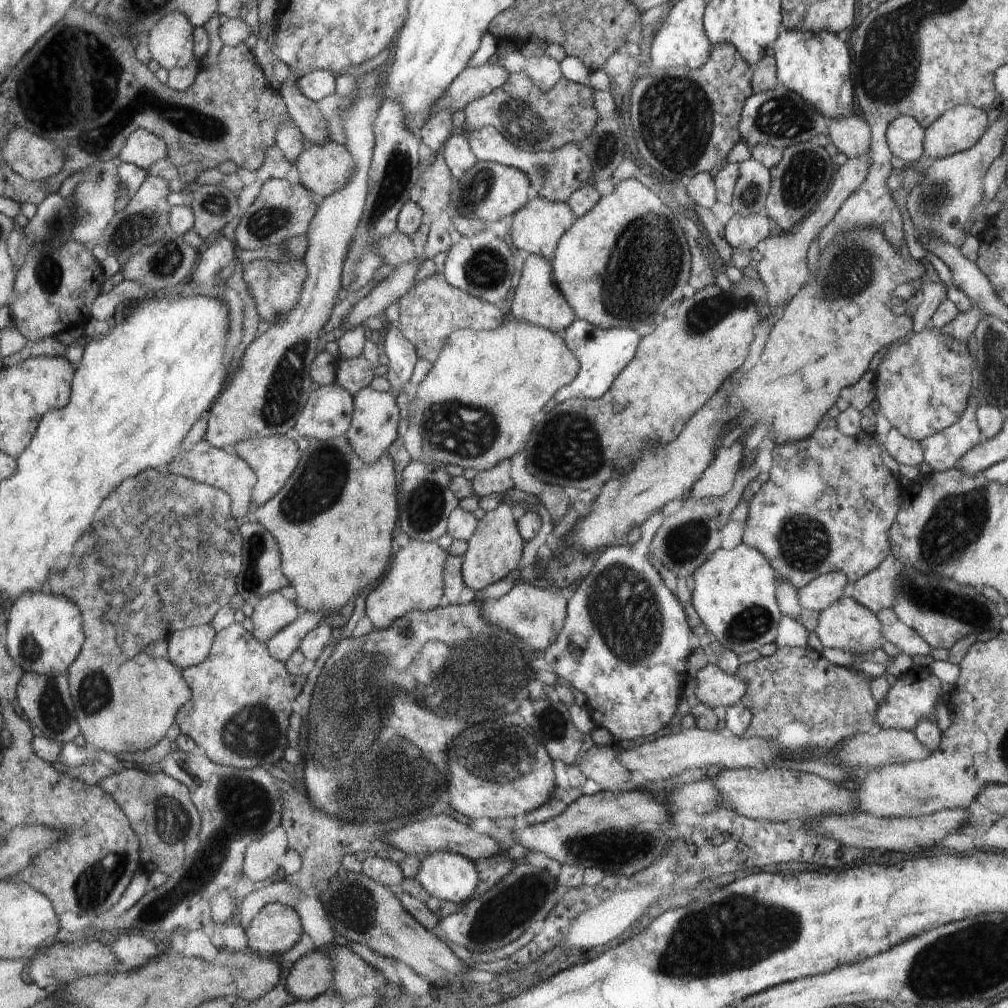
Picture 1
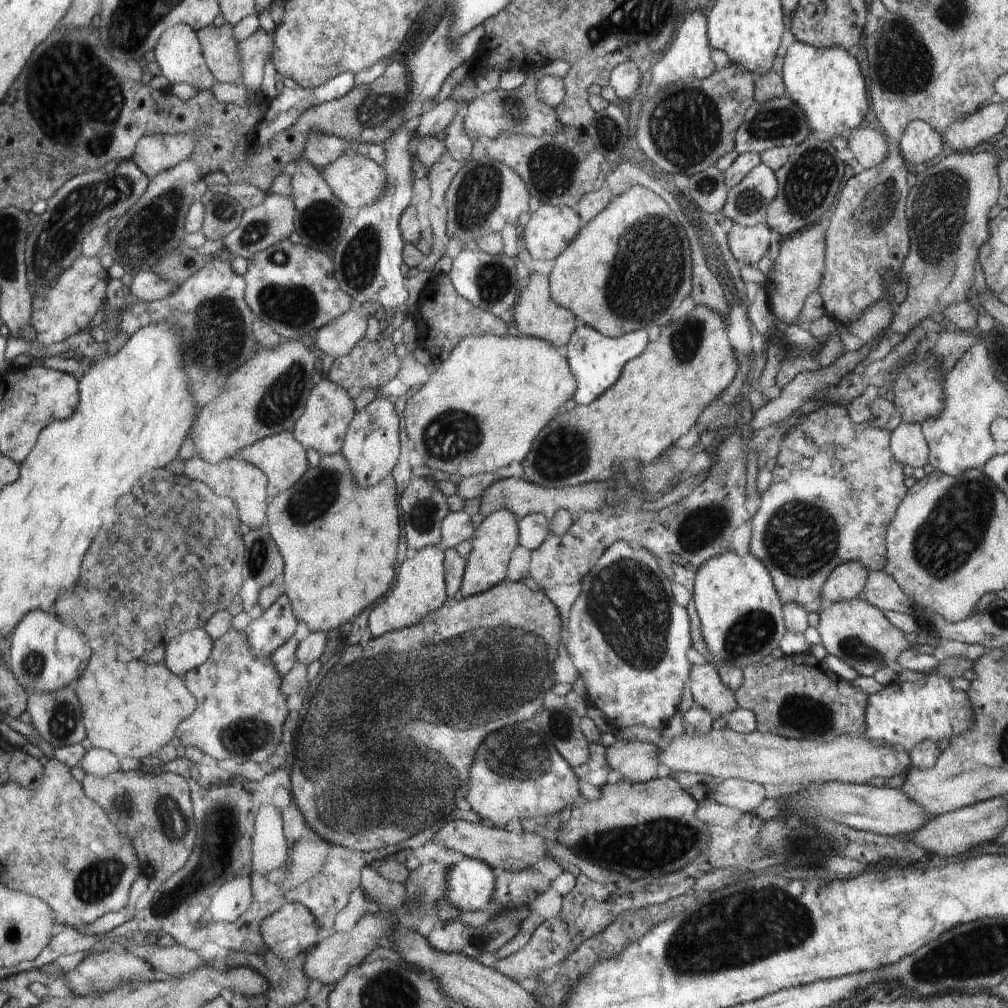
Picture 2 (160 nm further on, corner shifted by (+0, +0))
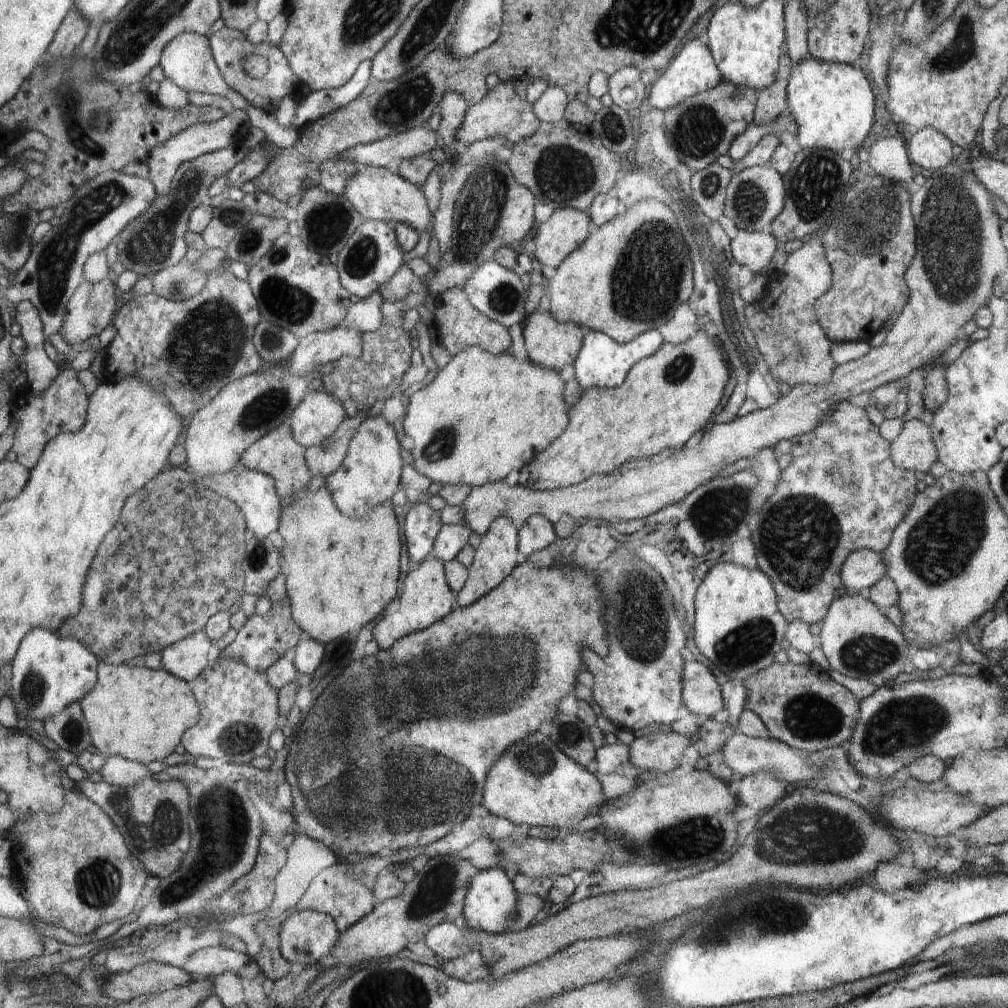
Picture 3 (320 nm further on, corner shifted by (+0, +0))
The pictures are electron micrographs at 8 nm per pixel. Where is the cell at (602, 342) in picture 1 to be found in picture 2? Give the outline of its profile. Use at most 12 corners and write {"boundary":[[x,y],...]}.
{"boundary":[[579,323],[568,342],[574,399],[589,405],[613,386],[648,332],[607,337]]}

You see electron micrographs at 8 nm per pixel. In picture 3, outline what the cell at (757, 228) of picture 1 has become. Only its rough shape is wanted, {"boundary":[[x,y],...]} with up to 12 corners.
{"boundary":[[739,229],[728,252],[755,275],[772,262],[774,235]]}

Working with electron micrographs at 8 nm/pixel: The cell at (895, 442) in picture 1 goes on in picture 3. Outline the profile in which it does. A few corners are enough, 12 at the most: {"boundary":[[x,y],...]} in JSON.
{"boundary":[[905,421],[891,443],[905,470],[928,473],[939,460],[925,421]]}

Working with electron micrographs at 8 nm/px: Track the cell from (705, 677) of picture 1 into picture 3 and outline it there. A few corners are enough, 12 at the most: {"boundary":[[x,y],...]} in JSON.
{"boundary":[[686,661],[684,709],[713,718],[720,685],[699,661]]}

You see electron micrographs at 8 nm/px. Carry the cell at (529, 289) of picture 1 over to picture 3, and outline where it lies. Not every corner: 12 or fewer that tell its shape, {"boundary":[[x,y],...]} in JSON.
{"boundary":[[537,308],[523,327],[530,361],[568,376],[585,329]]}

